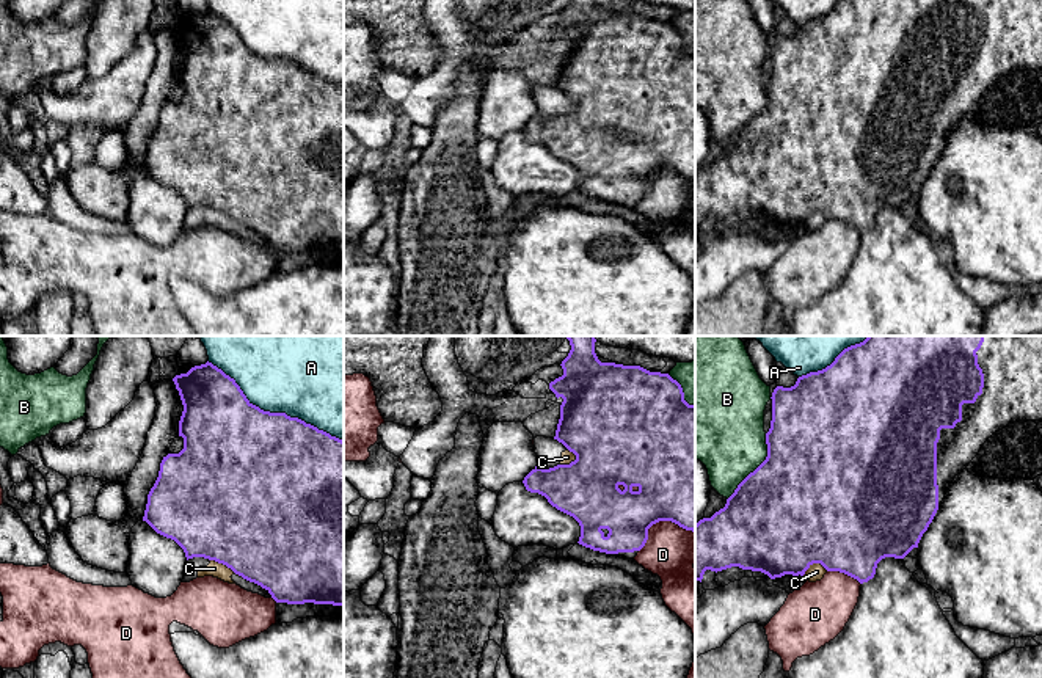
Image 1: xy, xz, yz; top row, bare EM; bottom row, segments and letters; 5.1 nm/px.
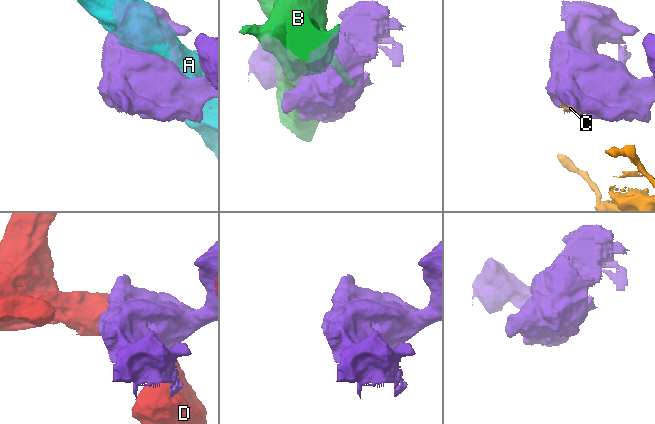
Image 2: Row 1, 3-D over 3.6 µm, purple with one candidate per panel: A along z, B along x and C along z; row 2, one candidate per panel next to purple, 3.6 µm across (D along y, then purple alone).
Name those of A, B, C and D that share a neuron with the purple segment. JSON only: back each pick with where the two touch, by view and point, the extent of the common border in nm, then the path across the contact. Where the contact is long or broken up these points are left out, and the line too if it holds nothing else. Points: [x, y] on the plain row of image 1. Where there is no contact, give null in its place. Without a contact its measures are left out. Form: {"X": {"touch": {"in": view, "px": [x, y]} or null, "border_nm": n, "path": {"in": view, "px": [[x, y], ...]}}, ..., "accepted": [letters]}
{"accepted": []}

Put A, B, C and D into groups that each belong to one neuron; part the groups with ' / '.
A / B / C / D

